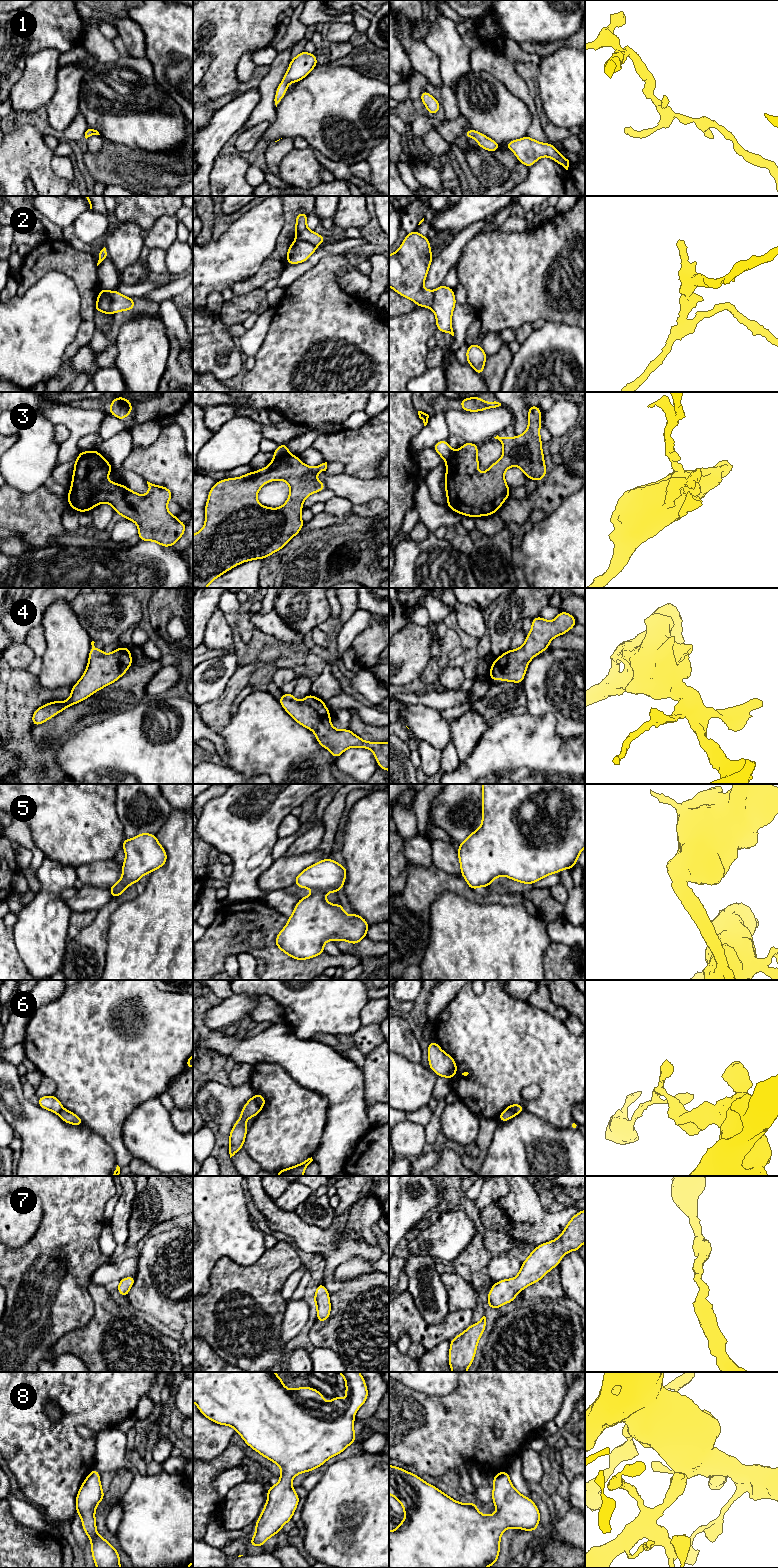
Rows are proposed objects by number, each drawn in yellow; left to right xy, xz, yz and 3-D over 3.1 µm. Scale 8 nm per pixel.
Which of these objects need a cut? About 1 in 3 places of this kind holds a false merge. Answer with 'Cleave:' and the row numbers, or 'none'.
Cleave: 2, 3, 6

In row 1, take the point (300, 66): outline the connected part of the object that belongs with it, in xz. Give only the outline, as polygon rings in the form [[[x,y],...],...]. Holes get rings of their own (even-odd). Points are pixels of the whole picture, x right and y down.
[[[302,51],[295,58],[291,59],[289,68],[276,90],[274,99],[276,107],[288,90],[287,84],[296,83],[305,78],[317,63],[318,60],[316,56],[305,51]]]

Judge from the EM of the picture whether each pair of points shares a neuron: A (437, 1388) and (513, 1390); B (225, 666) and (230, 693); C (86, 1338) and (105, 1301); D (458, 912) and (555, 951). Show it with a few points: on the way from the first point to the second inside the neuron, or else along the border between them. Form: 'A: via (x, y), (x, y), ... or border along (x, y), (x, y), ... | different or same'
A: border along (459, 1382), (452, 1391), (443, 1395), (433, 1396) | different
B: border along (238, 667), (224, 691), (214, 700) | different
C: via (95, 1329), (105, 1319), (105, 1310) | same
D: border along (551, 942), (544, 956), (543, 969) | different

